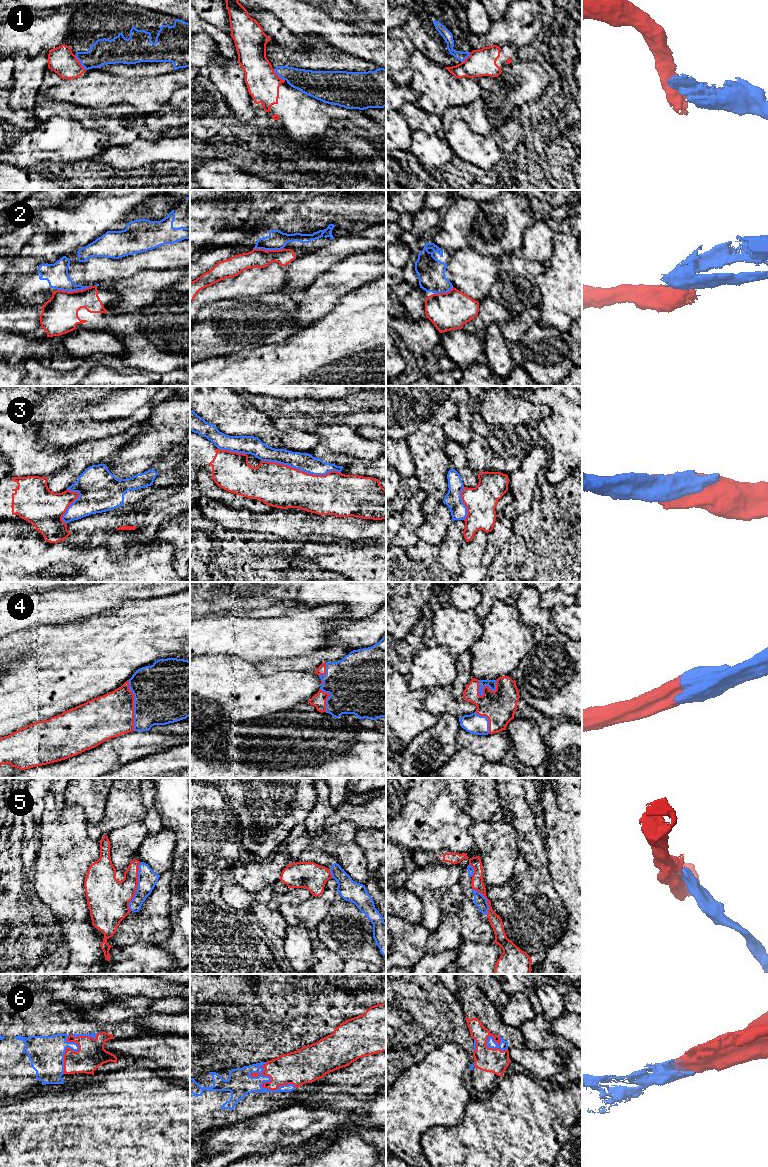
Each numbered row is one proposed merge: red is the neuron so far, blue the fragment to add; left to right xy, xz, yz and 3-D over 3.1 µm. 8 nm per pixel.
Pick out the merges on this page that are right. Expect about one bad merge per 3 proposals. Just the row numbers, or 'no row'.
4, 6

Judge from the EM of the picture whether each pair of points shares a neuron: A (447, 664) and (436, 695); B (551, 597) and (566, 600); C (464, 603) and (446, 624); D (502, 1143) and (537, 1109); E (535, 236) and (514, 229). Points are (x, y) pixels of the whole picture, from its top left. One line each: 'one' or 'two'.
A: two
B: one
C: two
D: one
E: two

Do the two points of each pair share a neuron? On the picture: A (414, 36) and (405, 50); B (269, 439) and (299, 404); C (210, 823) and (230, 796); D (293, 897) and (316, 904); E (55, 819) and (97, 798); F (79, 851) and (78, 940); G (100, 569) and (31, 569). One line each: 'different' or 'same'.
A: different
B: different
C: different
D: different
E: different
F: same
G: same

